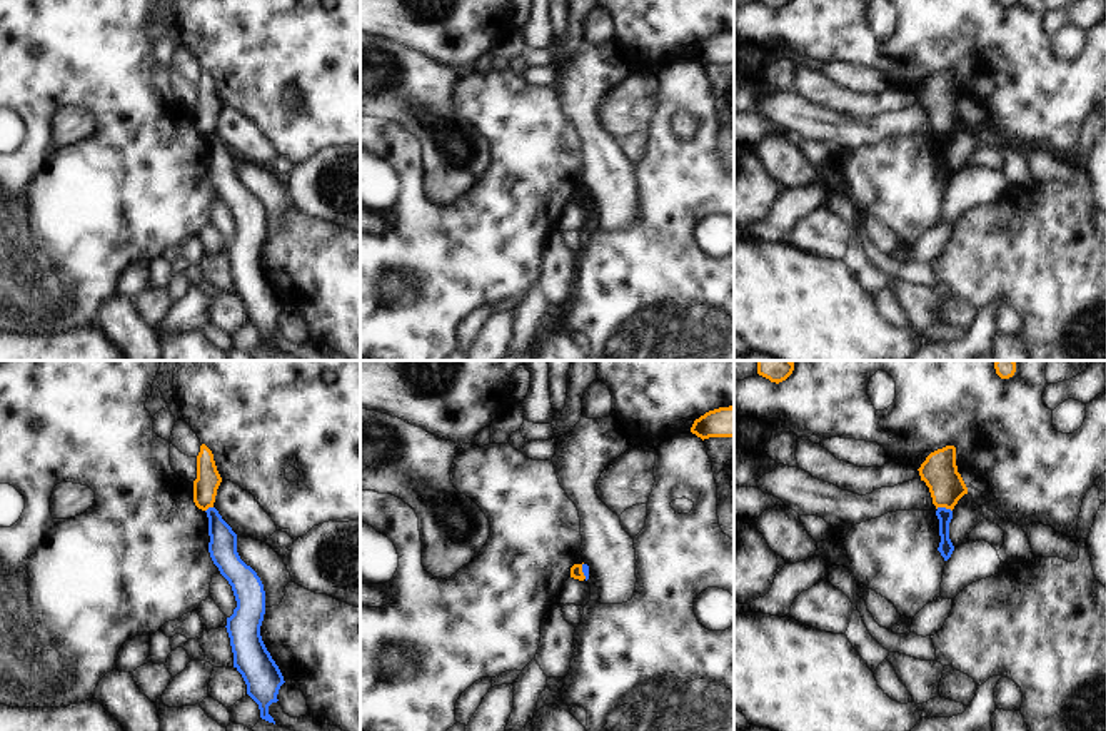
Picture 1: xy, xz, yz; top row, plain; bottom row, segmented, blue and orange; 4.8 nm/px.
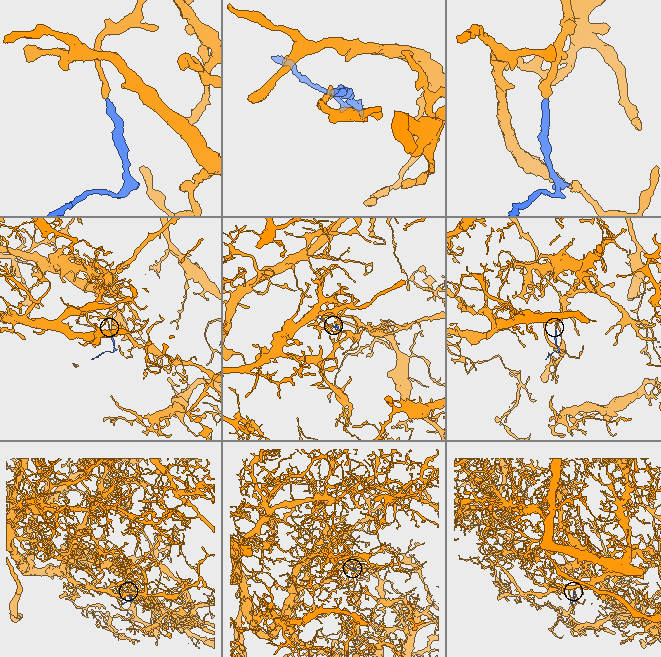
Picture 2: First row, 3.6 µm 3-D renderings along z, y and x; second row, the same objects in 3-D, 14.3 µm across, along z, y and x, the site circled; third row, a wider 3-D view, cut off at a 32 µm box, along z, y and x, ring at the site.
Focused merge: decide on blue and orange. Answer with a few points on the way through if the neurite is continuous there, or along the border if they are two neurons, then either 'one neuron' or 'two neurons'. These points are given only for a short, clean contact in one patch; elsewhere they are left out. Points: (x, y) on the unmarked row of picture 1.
border along yz (936, 134), (948, 134), (951, 137); two neurons

